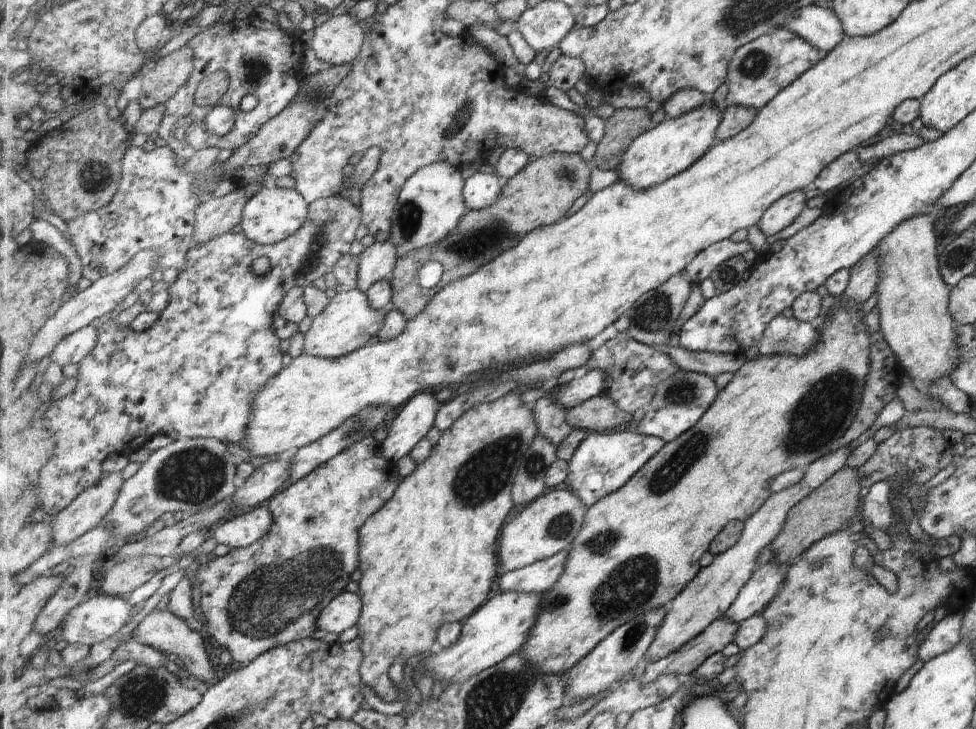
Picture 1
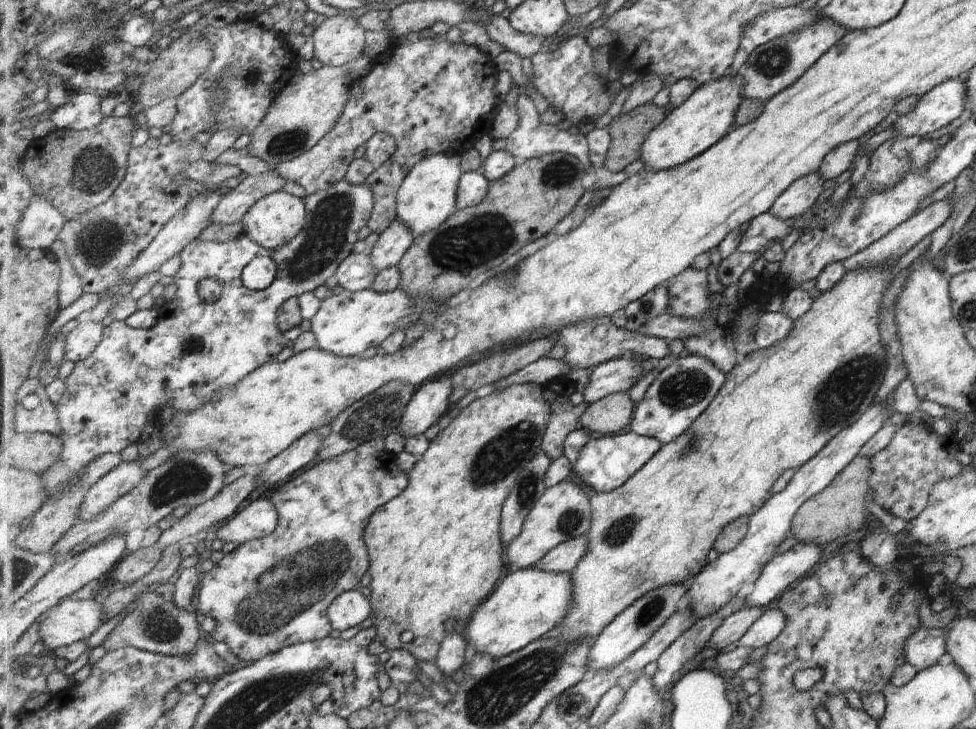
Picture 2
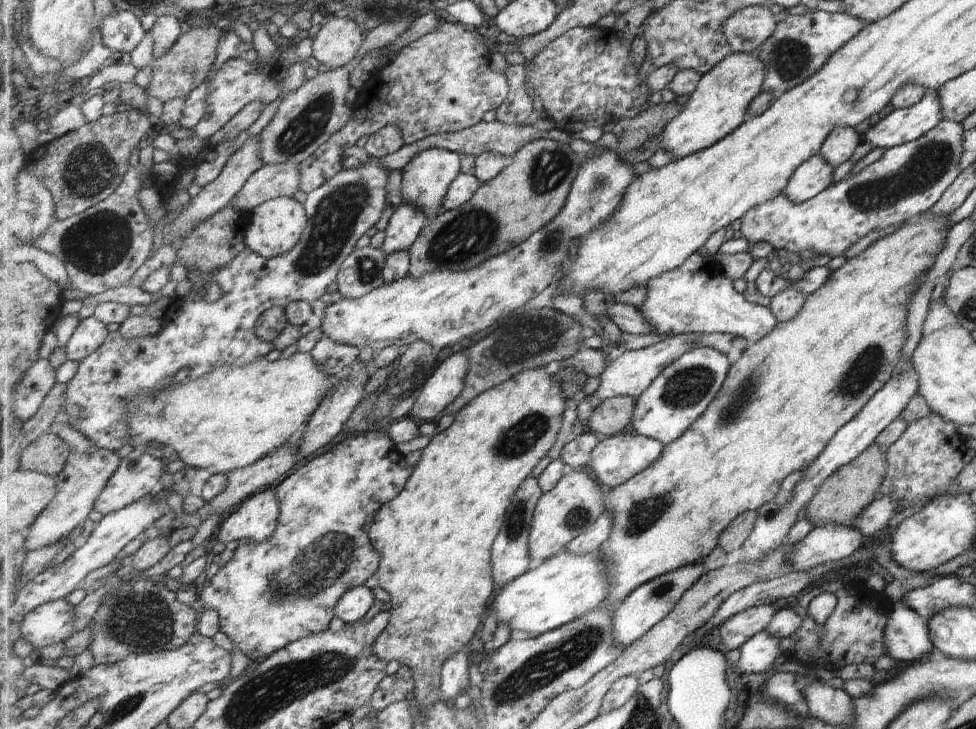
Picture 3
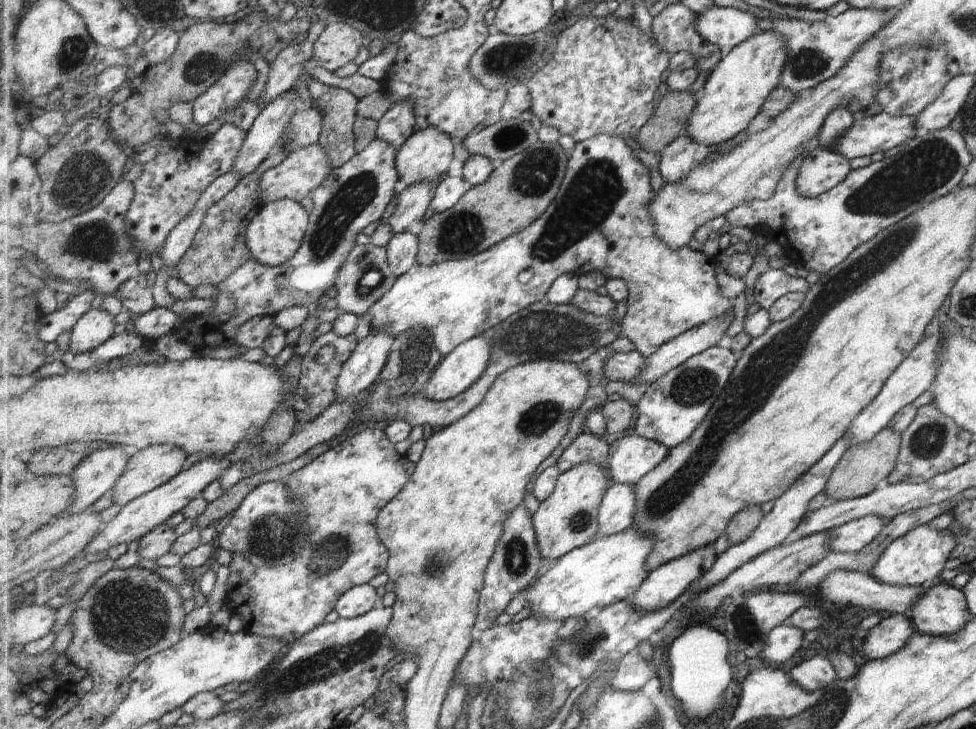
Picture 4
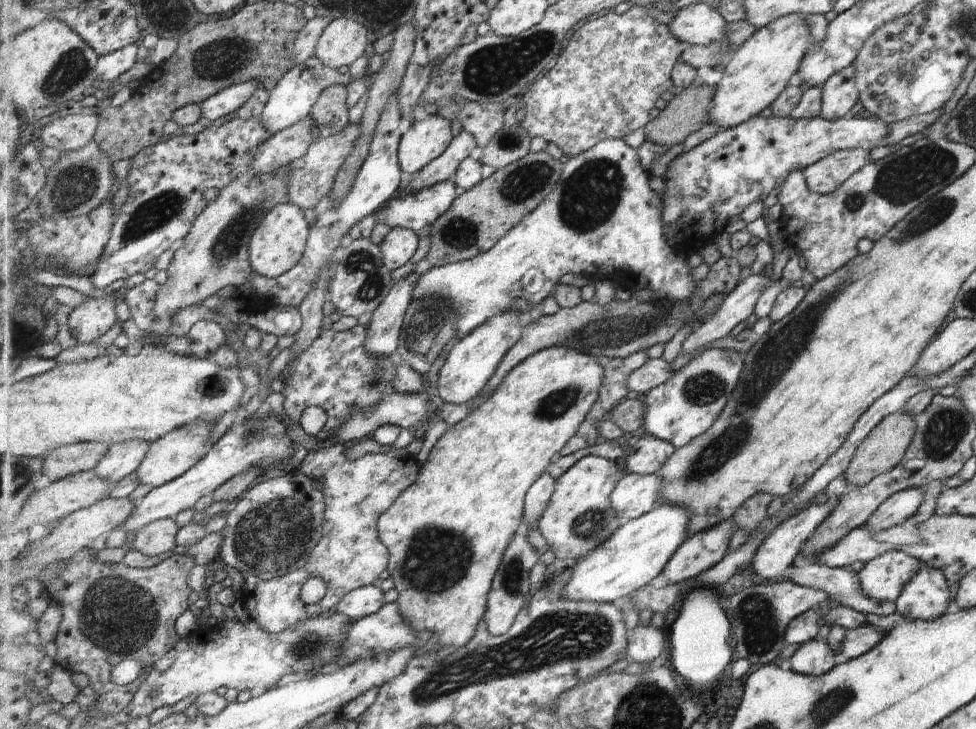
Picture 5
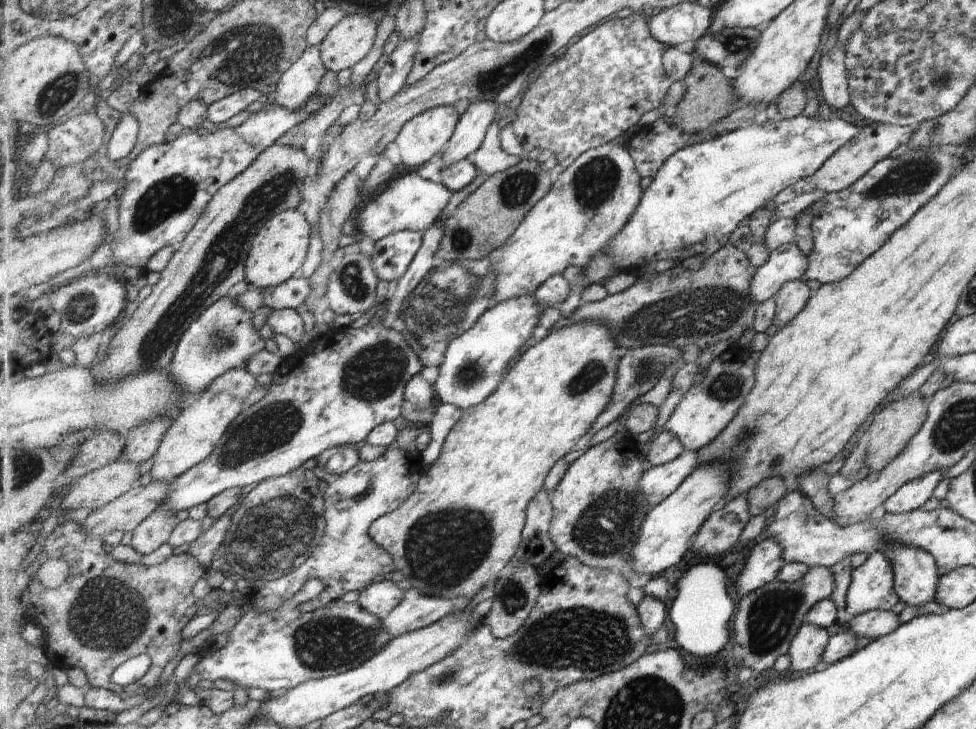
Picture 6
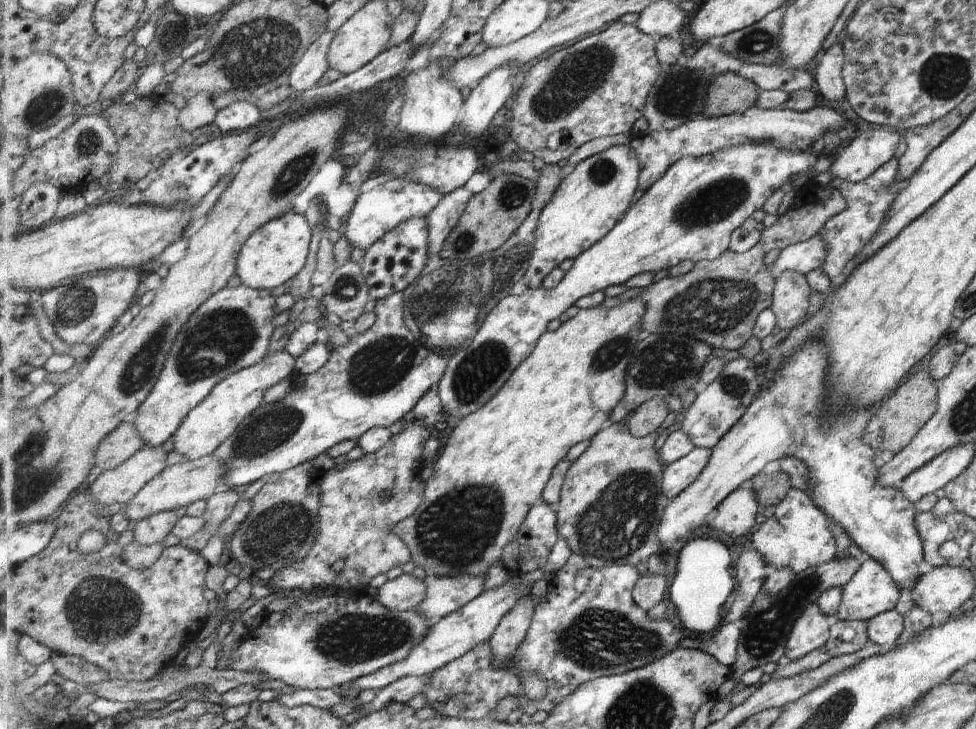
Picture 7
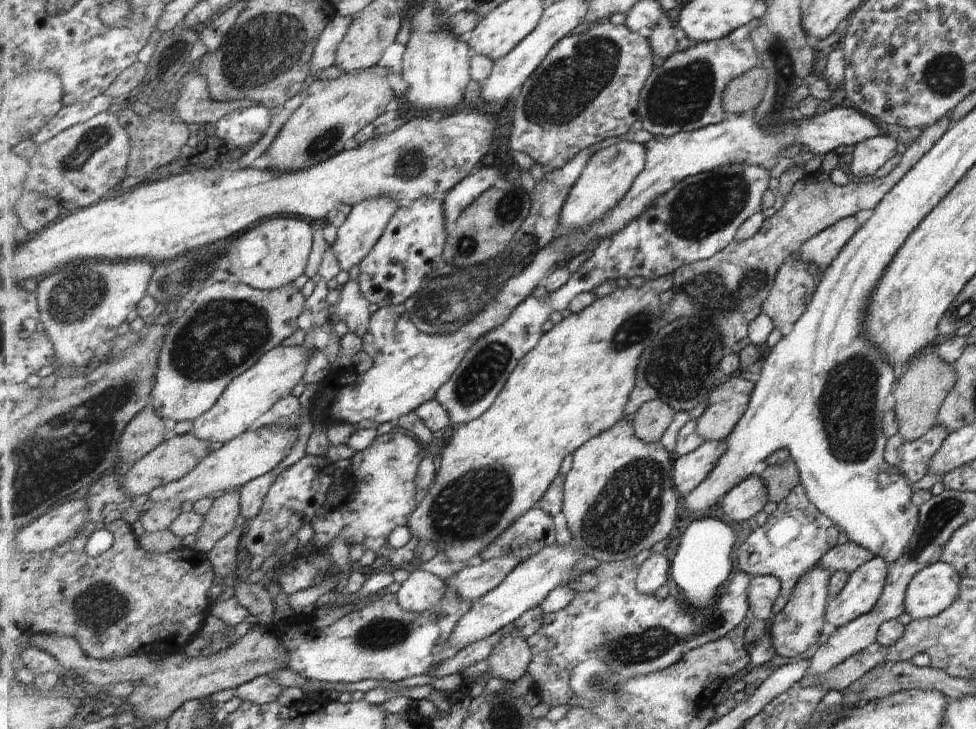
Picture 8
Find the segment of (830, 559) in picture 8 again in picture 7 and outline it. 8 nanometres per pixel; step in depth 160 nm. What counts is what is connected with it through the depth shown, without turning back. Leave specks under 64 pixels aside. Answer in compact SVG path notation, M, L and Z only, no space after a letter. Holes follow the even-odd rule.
M834 556L831 561L821 563L820 565L810 566L808 569L793 575L793 582L775 596L763 592L758 597L749 611L749 616L738 620L740 630L740 641L738 644L738 659L733 665L733 678L739 679L745 672L751 668L762 667L769 662L779 663L781 656L786 654L786 644L789 638L793 621L800 615L804 606L809 603L815 603L816 598L825 589L831 587L841 588L852 574L860 566L859 560L854 557L837 557Z

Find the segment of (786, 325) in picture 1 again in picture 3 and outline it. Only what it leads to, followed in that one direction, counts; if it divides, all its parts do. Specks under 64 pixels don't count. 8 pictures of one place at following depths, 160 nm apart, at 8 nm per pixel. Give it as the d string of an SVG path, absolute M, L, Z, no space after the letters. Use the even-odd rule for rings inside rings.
M693 253L681 268L652 278L646 286L645 302L638 310L652 327L653 334L668 337L683 333L731 333L734 336L742 336L752 344L767 337L779 324L771 306L747 302L745 296L733 288L733 280L722 271L720 263L716 259L701 256L698 253Z

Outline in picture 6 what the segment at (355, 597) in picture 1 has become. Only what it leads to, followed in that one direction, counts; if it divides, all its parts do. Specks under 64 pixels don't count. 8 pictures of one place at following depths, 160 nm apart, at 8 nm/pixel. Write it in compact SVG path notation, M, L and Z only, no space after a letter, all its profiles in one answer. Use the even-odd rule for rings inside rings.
M385 579L362 591L356 602L383 619L403 602L405 593L397 583Z

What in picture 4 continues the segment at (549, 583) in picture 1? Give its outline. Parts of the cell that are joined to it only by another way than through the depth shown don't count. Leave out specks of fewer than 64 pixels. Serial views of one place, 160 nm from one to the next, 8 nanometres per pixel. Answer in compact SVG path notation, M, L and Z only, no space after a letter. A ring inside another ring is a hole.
M615 482L608 488L604 500L600 506L600 534L599 537L608 537L634 526L635 513L637 510L637 487L634 484L623 484Z

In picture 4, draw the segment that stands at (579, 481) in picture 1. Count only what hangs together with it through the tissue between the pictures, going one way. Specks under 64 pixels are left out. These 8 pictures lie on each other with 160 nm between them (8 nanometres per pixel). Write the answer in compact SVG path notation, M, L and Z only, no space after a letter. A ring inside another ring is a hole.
M637 434L622 437L610 444L607 472L617 483L636 485L655 470L668 456L670 448Z

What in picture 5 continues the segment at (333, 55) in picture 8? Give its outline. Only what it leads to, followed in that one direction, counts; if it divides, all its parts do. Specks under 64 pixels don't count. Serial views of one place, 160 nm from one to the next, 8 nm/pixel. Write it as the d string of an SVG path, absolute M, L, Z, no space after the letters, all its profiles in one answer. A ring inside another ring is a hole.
M317 56L309 57L304 63L295 65L269 92L268 100L261 113L264 125L272 132L272 136L282 130L291 128L303 118L311 116L321 93L331 85L347 85L352 81L349 71L344 74L332 69Z

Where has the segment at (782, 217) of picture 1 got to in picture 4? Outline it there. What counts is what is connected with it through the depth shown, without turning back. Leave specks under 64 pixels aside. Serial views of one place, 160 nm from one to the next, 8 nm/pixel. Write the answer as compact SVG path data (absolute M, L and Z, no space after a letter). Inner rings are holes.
M817 147L798 161L796 190L805 197L816 197L838 185L851 170L844 155Z

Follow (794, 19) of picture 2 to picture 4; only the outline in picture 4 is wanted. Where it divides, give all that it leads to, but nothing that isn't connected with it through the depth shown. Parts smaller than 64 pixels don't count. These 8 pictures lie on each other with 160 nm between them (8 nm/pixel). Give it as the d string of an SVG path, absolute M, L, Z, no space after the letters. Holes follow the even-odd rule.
M733 7L705 9L696 20L696 29L714 45L734 49L751 36L761 33L758 18L752 13Z

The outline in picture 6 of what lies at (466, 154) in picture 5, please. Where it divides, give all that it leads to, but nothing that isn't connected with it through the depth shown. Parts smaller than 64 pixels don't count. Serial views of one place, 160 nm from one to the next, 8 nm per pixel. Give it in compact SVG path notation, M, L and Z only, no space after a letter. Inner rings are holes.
M485 99L469 104L460 116L455 134L443 151L445 167L467 158L471 152L477 152L481 148L489 127L496 120L499 103L493 99Z

